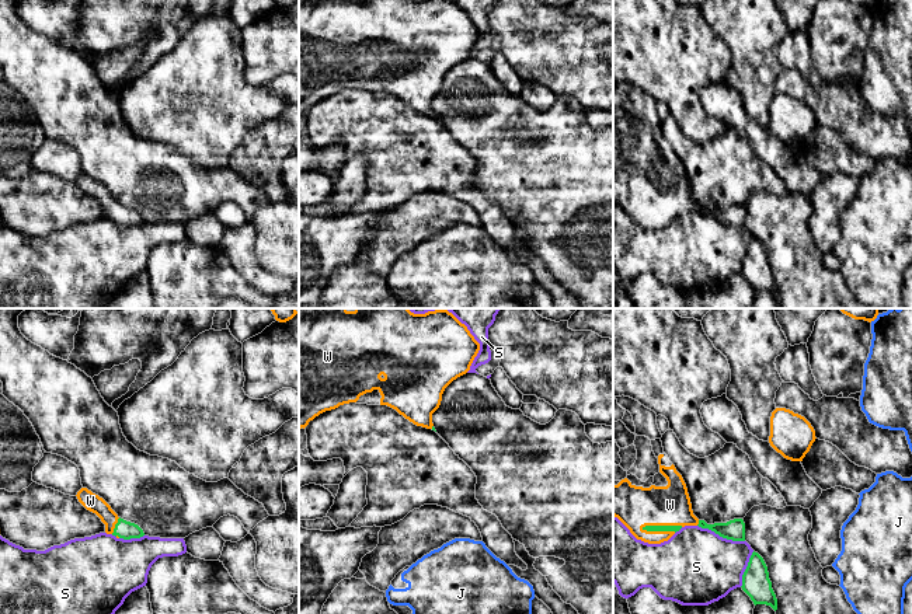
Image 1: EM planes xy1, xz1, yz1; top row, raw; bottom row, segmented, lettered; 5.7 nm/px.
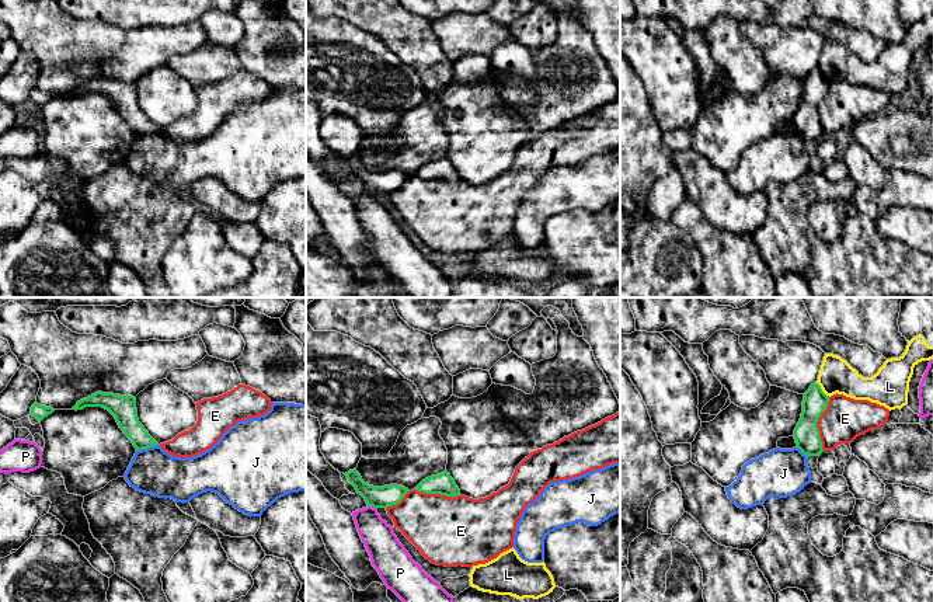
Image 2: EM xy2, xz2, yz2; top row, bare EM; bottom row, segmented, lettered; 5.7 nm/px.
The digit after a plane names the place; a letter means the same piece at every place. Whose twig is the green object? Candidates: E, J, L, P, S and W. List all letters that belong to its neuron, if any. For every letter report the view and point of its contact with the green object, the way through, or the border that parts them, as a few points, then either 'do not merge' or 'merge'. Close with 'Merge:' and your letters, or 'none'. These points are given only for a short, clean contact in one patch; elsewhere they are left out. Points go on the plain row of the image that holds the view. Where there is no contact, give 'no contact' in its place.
E: meets green in yz2 at (815, 110); do not merge
J: meets green in xy2 at (146, 134); border along xy2 (157, 129), (136, 136); do not merge
L: meets green in yz2 at (821, 76); border along yz2 (817, 68), (829, 82); do not merge
P: meets green in xz2 at (373, 192); border along xz2 (369, 191), (376, 195); do not merge
S: meets green in yz1 at (721, 222); do not merge
W: meets green in yz1 at (661, 212); merge
Merge: W

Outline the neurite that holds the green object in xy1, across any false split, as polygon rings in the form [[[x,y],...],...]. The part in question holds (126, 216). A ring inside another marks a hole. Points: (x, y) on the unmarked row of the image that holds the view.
[[[81,174],[76,182],[87,196],[95,199],[101,205],[105,210],[107,220],[123,226],[140,224],[145,221],[138,210],[121,205],[102,184],[87,174]]]

